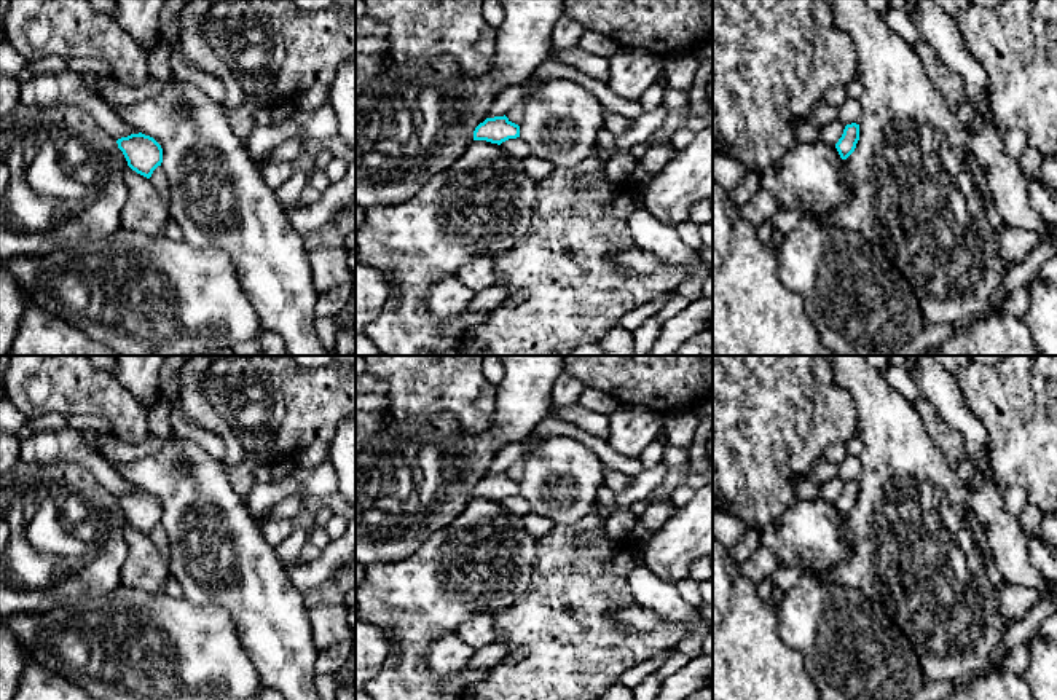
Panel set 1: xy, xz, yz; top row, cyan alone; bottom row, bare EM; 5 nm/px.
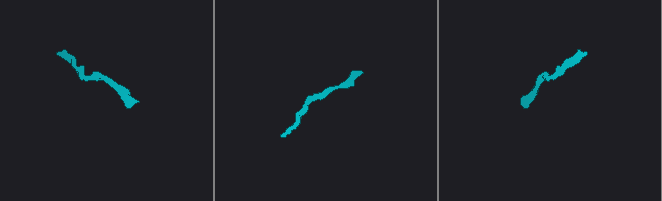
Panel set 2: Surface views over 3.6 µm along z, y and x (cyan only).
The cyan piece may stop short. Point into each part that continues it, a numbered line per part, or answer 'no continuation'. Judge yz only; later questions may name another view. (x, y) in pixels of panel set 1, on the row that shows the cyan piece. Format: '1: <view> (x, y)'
1: yz (831, 133)

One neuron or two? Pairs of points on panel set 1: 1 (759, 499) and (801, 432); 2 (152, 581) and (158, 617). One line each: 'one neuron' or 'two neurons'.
1: one neuron
2: two neurons

